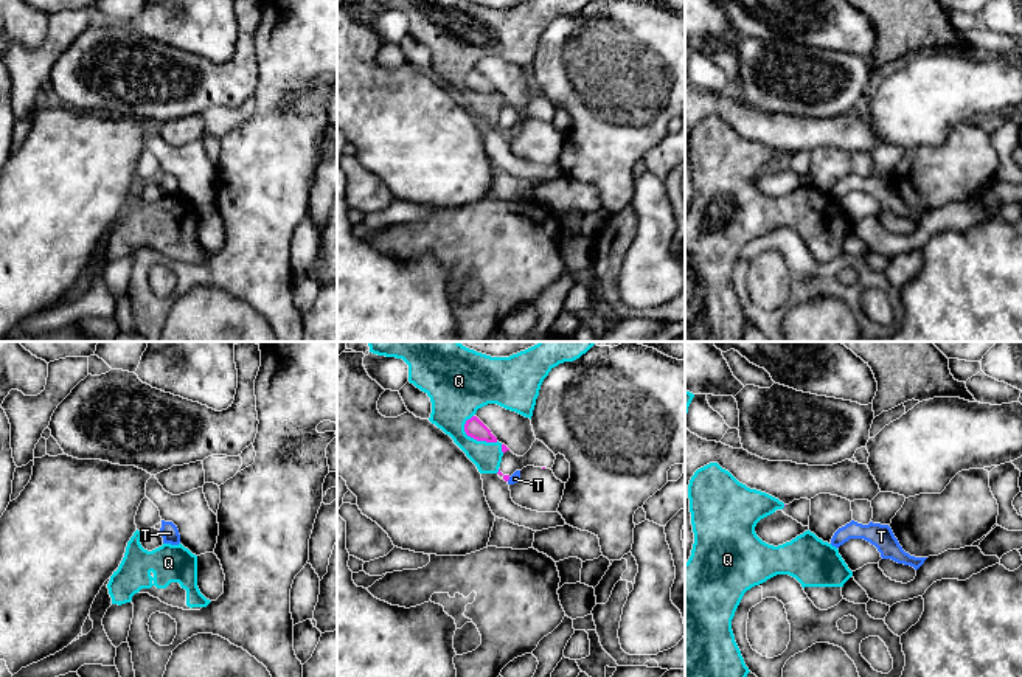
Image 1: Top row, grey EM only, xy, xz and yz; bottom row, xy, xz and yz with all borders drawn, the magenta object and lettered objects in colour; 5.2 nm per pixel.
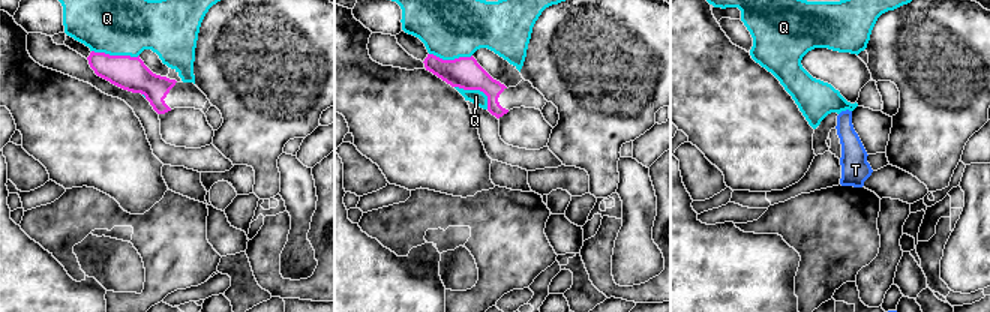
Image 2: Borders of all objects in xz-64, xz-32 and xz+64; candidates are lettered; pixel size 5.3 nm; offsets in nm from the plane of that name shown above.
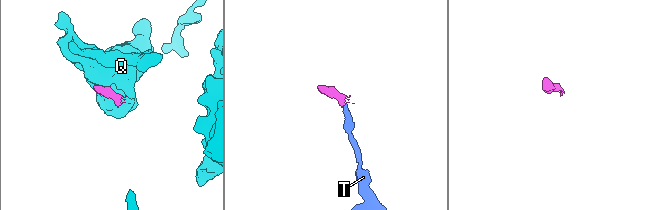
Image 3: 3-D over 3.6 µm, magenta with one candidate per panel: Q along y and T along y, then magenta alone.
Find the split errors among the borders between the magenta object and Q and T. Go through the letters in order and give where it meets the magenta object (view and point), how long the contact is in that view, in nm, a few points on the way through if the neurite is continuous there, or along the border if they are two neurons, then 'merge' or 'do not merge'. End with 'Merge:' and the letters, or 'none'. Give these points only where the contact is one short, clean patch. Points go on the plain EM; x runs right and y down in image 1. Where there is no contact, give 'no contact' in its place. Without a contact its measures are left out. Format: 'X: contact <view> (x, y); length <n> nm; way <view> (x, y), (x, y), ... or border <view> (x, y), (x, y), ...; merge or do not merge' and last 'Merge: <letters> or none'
Q: contact xz (476, 90); length 200 nm; do not merge
T: contact xz (508, 131); length 30 nm; border xz (510, 129), (507, 132); do not merge
Merge: none

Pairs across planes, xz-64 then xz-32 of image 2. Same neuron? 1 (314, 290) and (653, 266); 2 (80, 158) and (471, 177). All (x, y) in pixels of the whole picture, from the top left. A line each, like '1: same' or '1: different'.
1: different
2: same

